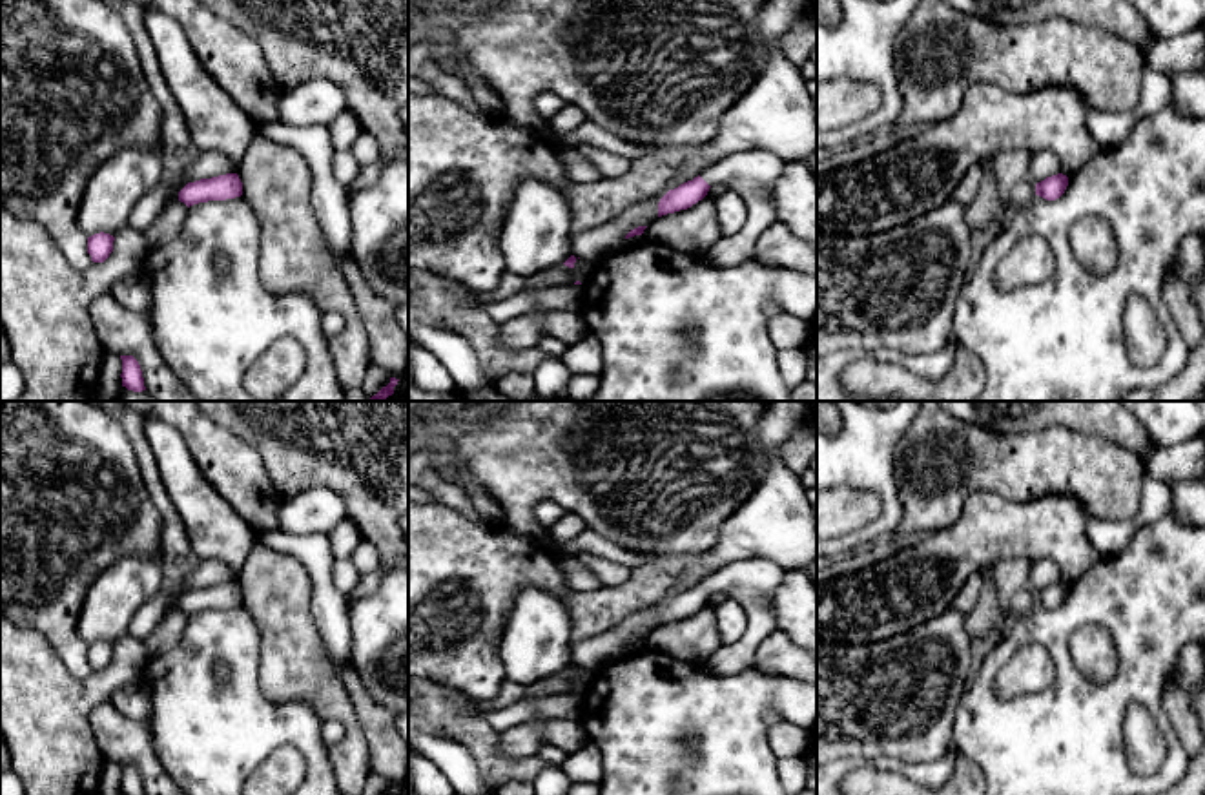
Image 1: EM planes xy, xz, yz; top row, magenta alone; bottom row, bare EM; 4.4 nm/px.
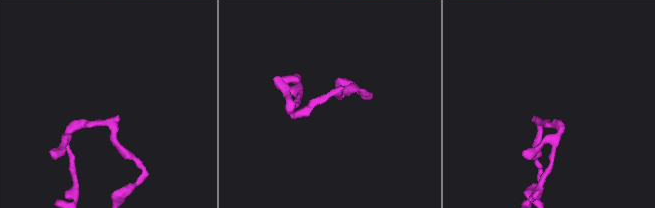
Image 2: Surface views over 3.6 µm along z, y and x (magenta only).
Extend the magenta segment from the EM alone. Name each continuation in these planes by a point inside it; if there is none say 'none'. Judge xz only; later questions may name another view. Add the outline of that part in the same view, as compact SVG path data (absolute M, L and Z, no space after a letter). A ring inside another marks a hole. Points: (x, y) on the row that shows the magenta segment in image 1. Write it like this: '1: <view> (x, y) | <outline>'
1: xz (751, 174) | M767 150L731 153L705 168L700 177L709 184L726 184L747 206L744 228L722 237L705 259L716 266L733 266L755 257L760 233L777 221L773 184L784 170L784 160Z

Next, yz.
none

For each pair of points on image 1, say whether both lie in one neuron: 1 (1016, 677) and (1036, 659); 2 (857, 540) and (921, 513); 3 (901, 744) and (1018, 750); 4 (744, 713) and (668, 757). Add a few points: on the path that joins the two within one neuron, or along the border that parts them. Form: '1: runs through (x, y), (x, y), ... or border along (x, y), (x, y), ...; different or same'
1: runs through (1021, 673), (1030, 664); same
2: border along (897, 480), (903, 516), (894, 531); different
3: border along (959, 704), (952, 746), (932, 761), (910, 763); different
4: runs through (728, 733), (699, 763), (688, 763); same

